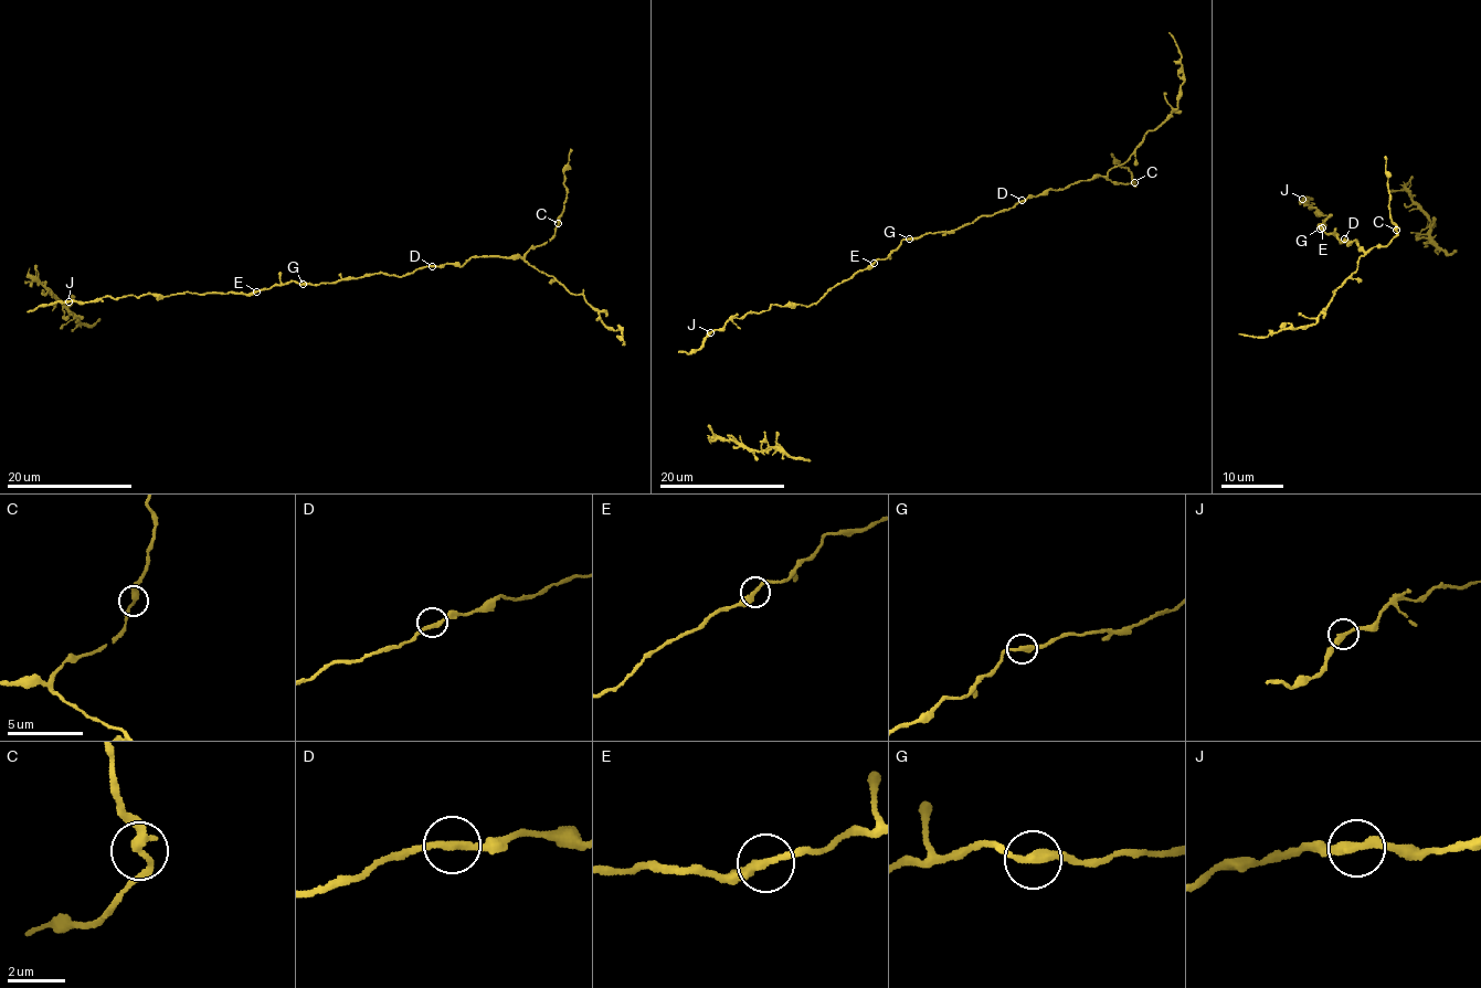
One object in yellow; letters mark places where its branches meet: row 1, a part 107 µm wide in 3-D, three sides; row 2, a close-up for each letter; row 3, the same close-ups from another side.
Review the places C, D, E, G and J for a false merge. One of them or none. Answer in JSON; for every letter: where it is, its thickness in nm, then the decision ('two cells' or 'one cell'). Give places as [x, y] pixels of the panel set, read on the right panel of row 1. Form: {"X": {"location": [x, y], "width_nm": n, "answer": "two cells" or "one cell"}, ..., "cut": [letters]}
{"C": {"location": [1396, 230], "width_nm": 280, "answer": "one cell"}, "D": {"location": [1344, 238], "width_nm": 240, "answer": "one cell"}, "E": {"location": [1322, 227], "width_nm": 300, "answer": "one cell"}, "G": {"location": [1320, 229], "width_nm": 280, "answer": "one cell"}, "J": {"location": [1302, 199], "width_nm": 300, "answer": "one cell"}, "cut": []}

